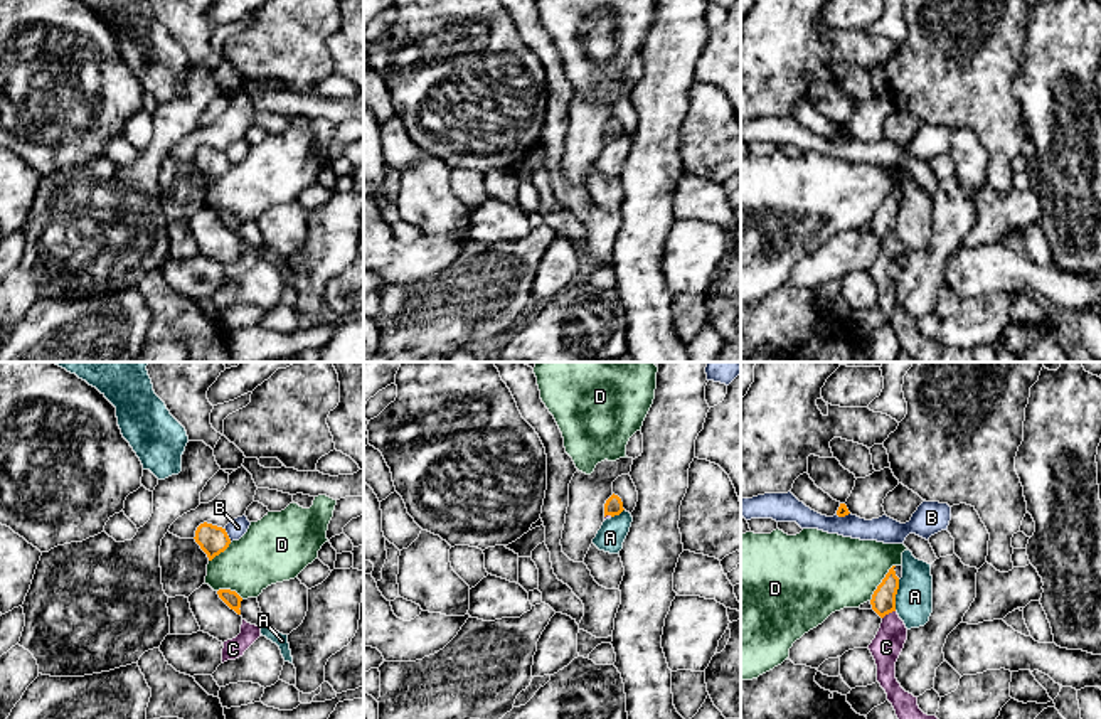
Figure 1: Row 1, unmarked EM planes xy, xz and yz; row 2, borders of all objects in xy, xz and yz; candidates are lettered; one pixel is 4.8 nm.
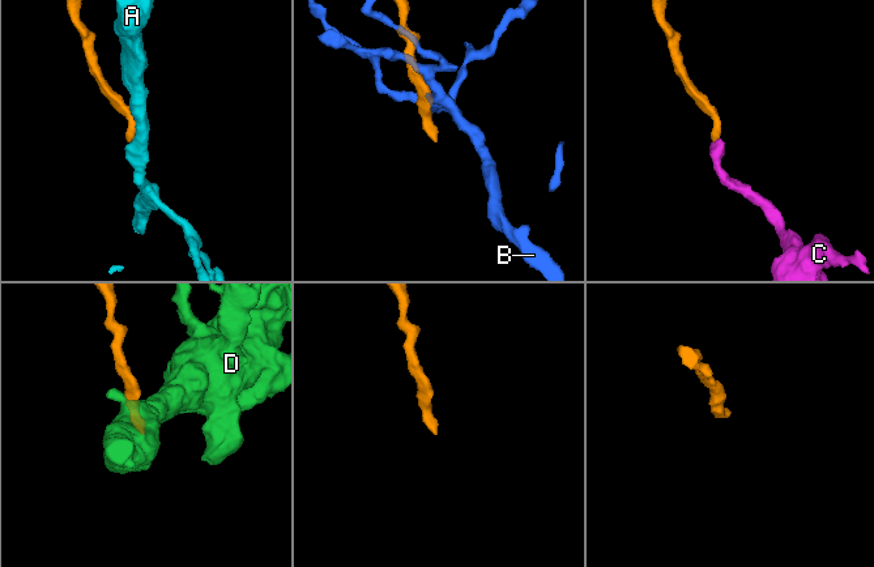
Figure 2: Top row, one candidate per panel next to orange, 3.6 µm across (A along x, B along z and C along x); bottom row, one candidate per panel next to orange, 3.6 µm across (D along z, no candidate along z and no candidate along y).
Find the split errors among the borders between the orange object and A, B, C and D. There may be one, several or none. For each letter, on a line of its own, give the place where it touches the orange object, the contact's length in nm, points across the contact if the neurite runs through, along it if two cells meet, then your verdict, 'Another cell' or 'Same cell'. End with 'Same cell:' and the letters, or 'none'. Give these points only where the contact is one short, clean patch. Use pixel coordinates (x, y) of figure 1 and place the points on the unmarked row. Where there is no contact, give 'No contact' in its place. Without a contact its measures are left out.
A: Touches orange at yz (896, 216). Shared border 150 nm. Boundary: yz (899, 202), (894, 233). Another cell
B: Touches orange at xy (226, 157). Shared border 80 nm. Boundary: xy (224, 150), (231, 164). Another cell
C: Touches orange at yz (888, 236). Shared border 80 nm. Path across: yz (882, 224), (888, 236), (886, 270). Same cell
D: Touches orange at yz (881, 206). Shared border 220 nm. Another cell
Same cell: C

